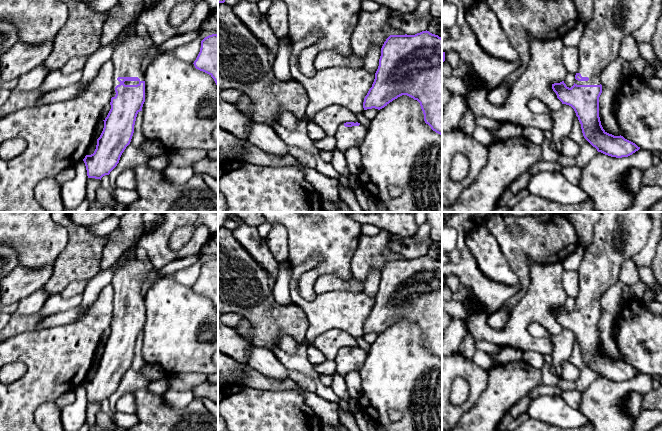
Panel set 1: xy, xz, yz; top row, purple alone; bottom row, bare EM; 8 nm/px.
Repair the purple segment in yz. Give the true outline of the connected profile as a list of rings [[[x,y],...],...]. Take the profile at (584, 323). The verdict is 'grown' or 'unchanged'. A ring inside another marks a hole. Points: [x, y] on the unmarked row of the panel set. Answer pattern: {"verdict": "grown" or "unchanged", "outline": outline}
{"verdict": "grown", "outline": [[[601,212],[600,219],[593,228],[592,241],[584,249],[578,269],[579,286],[574,309],[569,312],[564,305],[552,308],[552,313],[562,328],[574,333],[584,362],[598,376],[611,381],[628,381],[640,371],[621,359],[614,360],[603,353],[599,341],[599,321],[602,317],[600,300],[603,293],[619,281],[622,264],[633,259],[646,245],[652,227],[650,212]]]}

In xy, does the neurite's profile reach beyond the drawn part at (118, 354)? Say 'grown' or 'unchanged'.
grown

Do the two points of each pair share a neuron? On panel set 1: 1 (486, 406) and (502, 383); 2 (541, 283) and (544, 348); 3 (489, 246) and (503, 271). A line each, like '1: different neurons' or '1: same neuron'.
1: same neuron
2: same neuron
3: same neuron

